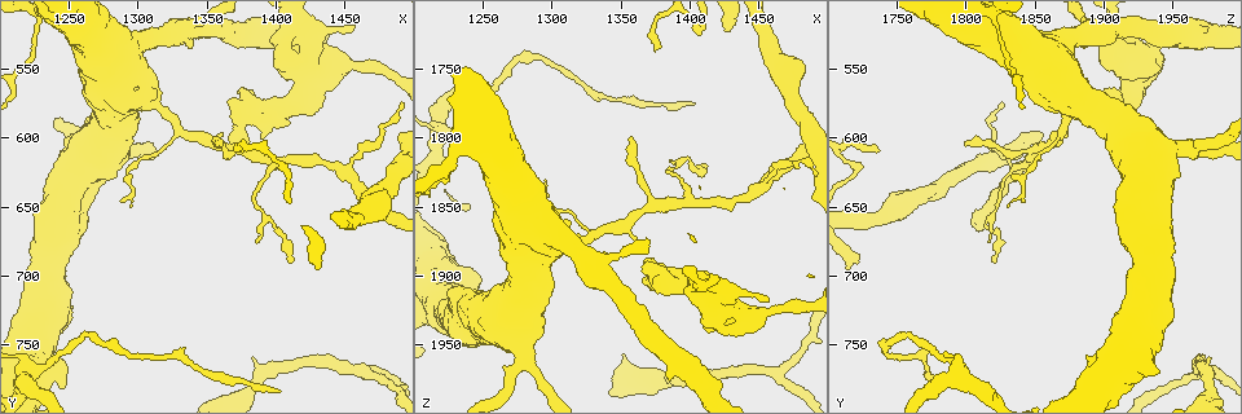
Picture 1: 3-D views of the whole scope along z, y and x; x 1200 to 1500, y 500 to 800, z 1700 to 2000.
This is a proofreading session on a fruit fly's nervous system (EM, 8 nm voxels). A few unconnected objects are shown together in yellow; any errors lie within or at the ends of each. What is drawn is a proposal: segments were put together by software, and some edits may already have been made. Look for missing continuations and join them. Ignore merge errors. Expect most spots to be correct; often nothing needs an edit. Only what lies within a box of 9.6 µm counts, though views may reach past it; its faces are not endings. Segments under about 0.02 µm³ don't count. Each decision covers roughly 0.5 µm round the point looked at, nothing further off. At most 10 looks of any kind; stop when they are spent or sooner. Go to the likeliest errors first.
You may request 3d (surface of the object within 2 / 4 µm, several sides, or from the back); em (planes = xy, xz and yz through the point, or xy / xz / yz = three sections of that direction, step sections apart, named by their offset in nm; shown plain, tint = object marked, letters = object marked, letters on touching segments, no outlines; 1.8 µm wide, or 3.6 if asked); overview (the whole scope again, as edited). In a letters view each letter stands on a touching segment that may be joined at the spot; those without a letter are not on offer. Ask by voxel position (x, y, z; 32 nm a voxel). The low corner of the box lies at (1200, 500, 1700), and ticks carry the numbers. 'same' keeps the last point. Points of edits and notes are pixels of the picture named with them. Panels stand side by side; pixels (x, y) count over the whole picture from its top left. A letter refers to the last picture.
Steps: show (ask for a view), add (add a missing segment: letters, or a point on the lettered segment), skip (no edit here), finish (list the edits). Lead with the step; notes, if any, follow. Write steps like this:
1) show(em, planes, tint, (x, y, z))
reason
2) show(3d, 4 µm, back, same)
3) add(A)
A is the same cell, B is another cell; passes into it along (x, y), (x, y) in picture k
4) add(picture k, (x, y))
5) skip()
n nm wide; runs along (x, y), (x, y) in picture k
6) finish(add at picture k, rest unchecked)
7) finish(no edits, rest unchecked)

show(3d, 4 µm, (1458, 518, 1916))
branch stops here

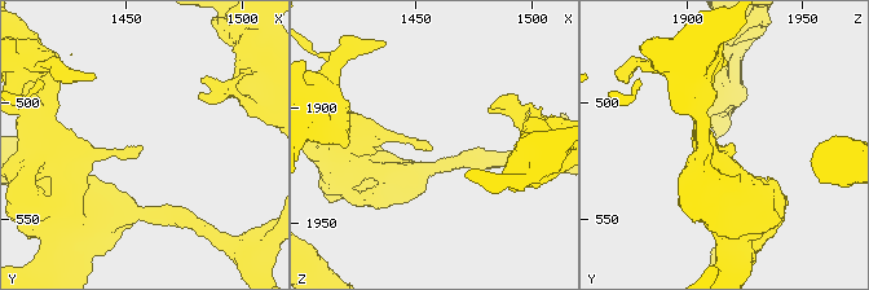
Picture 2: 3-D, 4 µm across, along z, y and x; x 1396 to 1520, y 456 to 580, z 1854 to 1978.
show(em, planes, tint, (1457, 519, 1916))
need the tissue

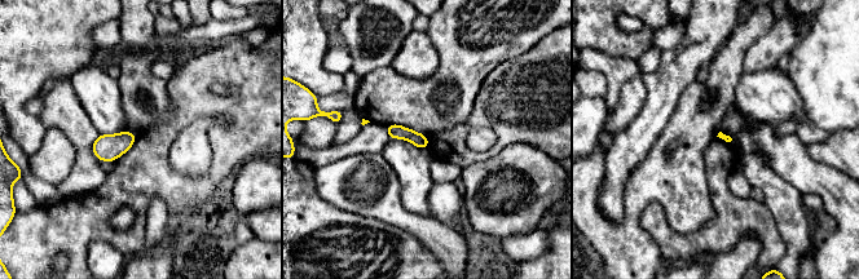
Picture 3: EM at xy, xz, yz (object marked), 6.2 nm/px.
show(em, planes, letters, same)
see the neighbours

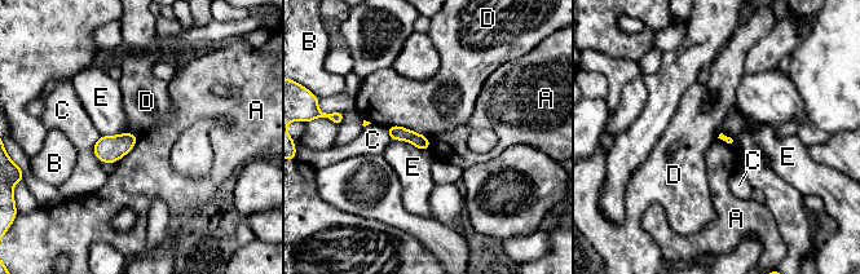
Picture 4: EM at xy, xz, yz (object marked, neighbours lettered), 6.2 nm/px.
skip()
A, B, C, D and E are other cells; none of them fits

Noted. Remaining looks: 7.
show(3d, 2 µm, (1462, 768, 1970))
branch point

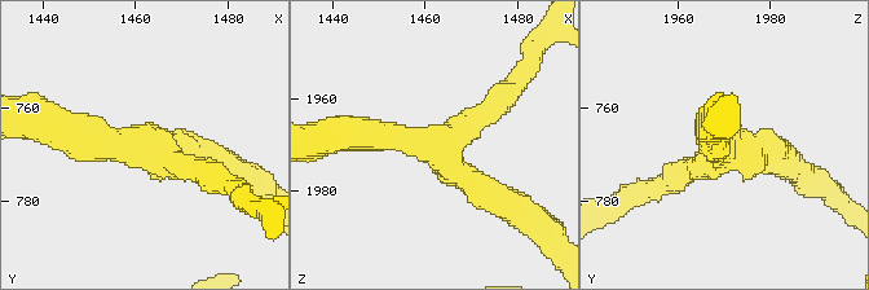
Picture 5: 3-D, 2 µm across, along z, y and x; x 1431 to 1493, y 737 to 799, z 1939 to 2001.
show(em, planes, letters, (1463, 770, 1969))

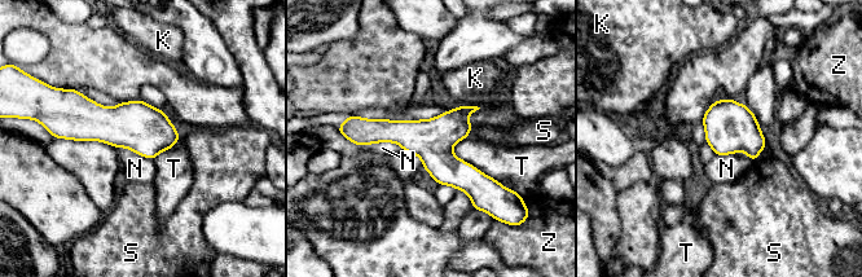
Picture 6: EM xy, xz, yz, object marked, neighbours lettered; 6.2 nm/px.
skip()
K, N, S, T and Z are other cells; runs along (353, 128), (492, 181) in picture 6; none of them fits

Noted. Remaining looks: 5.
show(3d, 4 µm, (1398, 526, 1910))

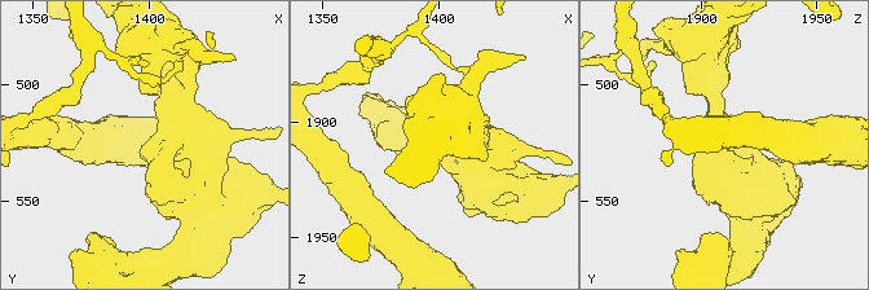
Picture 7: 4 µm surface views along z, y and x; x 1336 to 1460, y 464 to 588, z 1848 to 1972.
show(em, yz, step 16, tint, (1396, 527, 1911))

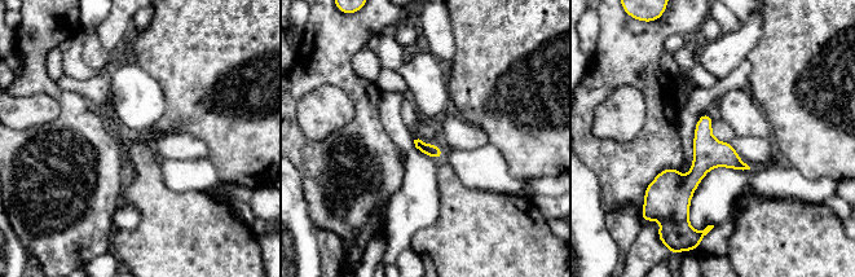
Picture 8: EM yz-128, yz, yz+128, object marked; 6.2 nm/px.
show(em, planes, letters, same)
another direction

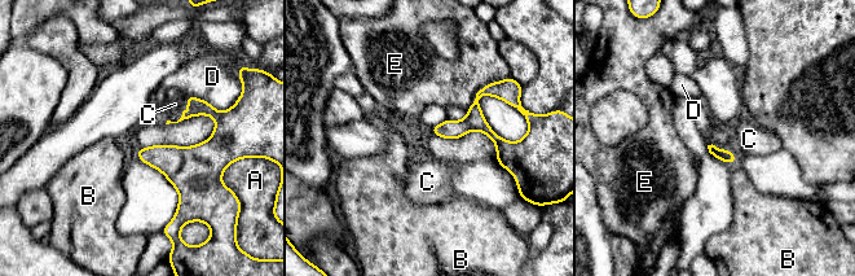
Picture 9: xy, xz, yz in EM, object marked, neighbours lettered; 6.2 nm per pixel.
skip()
A, B, C, D and E are other cells; border along (185, 96), (188, 108), (168, 121) in picture 9; none of them fits

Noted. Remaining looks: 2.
show(3d, 2 µm, (1394, 584, 1902))
looks like a crossing

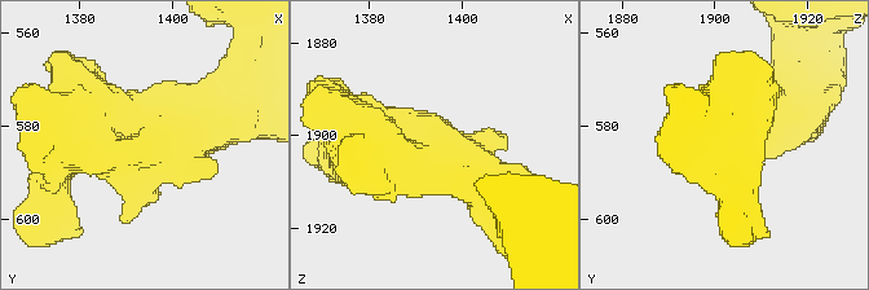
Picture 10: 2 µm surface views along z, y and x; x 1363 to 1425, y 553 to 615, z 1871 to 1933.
show(em, xz, step 8, letters, (1394, 585, 1903))
shape alone is not enough

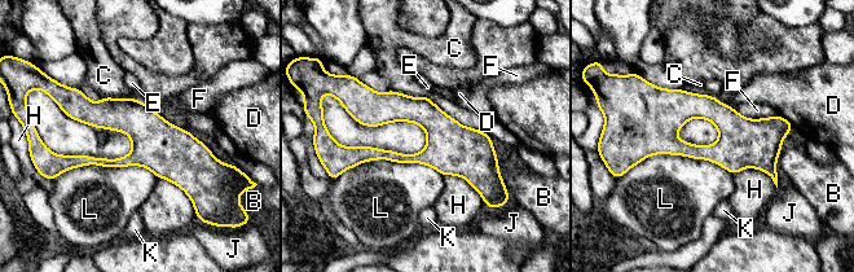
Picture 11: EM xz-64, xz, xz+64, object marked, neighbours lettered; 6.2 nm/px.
skip()
B, C, D, E, F, H, J, K and L are other cells; runs along (788, 126), (669, 109), (639, 127) in picture 11; no lettered segment goes on from it

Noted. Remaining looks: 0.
finish(no edits, rest unchecked)

